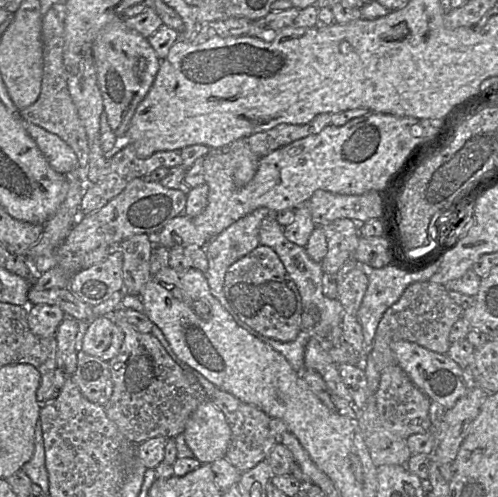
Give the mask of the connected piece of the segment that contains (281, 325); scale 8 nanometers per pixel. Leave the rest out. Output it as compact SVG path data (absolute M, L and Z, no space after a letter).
M259 245L231 265L225 277L224 292L240 319L255 331L280 342L296 339L301 330L302 301L295 283L270 247Z

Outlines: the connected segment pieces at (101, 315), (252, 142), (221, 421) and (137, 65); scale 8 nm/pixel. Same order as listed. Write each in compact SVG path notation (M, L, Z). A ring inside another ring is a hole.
M124 292L113 294L107 301L92 307L94 319L84 336L82 350L105 362L112 360L120 351L124 333L111 315L121 308Z
M322 113L303 125L279 124L276 127L246 138L250 150L262 158L295 141L320 133L331 124L331 114Z
M207 399L190 416L183 432L189 449L201 464L224 458L231 430L222 411Z
M124 17L112 20L100 31L92 44L92 56L96 65L104 112L111 130L117 137L114 151L119 151L124 147L132 117L149 92L161 61L148 39L125 25Z

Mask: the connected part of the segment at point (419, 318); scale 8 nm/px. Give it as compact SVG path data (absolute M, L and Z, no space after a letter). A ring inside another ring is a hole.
M430 281L414 282L405 289L399 300L384 312L376 328L373 343L371 347L367 347L365 375L370 395L375 394L378 389L381 372L396 364L390 348L391 343L405 340L439 354L447 353L450 330L463 313L463 309L449 297L448 291L444 285Z

